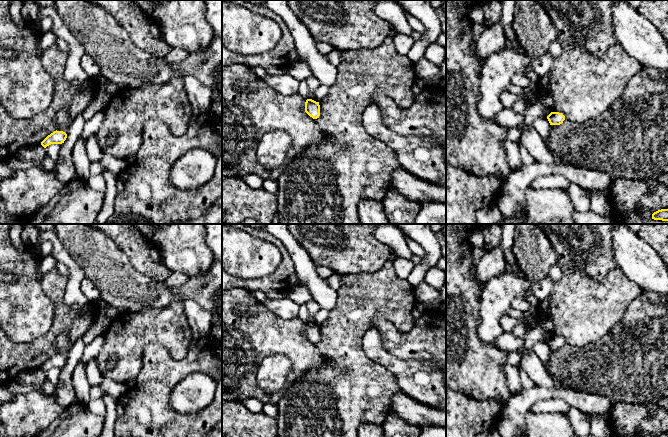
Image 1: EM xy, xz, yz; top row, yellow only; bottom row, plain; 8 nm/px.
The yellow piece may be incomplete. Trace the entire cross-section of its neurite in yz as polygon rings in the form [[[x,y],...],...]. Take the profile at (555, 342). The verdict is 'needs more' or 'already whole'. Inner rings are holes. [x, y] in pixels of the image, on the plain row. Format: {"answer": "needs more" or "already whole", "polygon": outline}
{"answer": "already whole", "polygon": [[[551,336],[547,340],[547,343],[548,343],[550,349],[560,349],[565,344],[565,340],[559,336]]]}

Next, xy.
{"answer": "already whole", "polygon": [[[54,355],[48,359],[42,366],[41,369],[46,372],[51,368],[62,368],[67,362],[67,358],[63,355]]]}

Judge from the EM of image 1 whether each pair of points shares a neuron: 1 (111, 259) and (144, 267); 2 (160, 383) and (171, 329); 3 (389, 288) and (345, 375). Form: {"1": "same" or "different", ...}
{"1": "different", "2": "different", "3": "same"}

